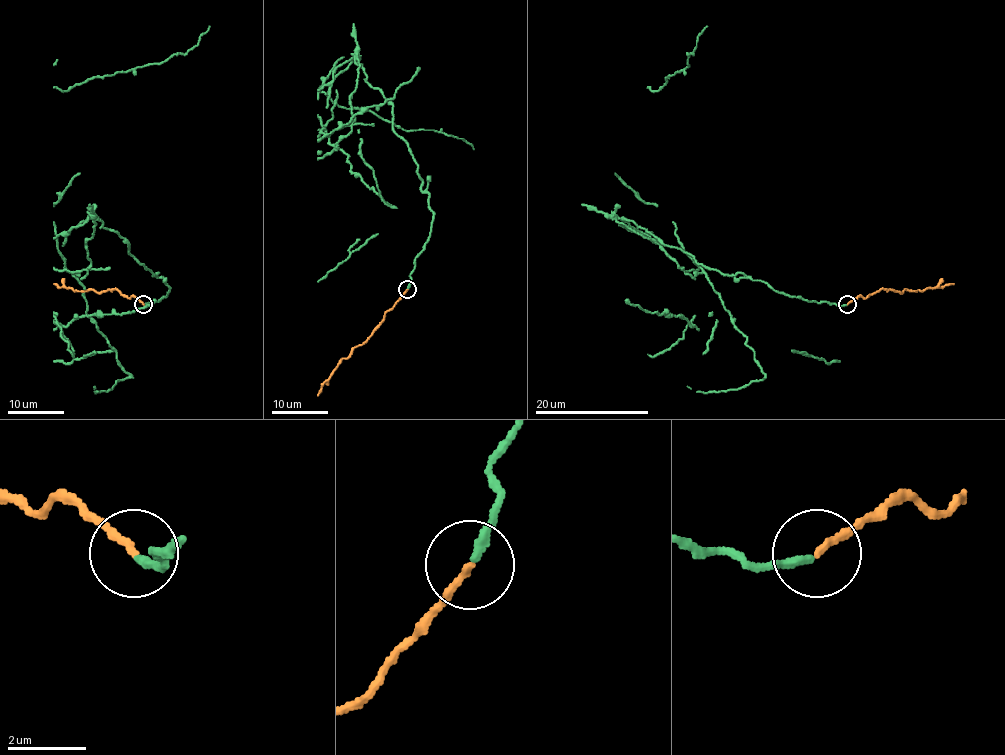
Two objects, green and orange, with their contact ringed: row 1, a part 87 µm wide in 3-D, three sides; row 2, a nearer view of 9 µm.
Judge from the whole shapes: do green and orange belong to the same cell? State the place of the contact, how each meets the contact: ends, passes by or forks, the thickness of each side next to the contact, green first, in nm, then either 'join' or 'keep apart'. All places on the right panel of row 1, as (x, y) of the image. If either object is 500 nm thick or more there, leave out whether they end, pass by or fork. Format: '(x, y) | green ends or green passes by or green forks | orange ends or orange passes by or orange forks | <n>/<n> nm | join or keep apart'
(847, 304) | green ends | orange ends | 240/180 nm | keep apart

